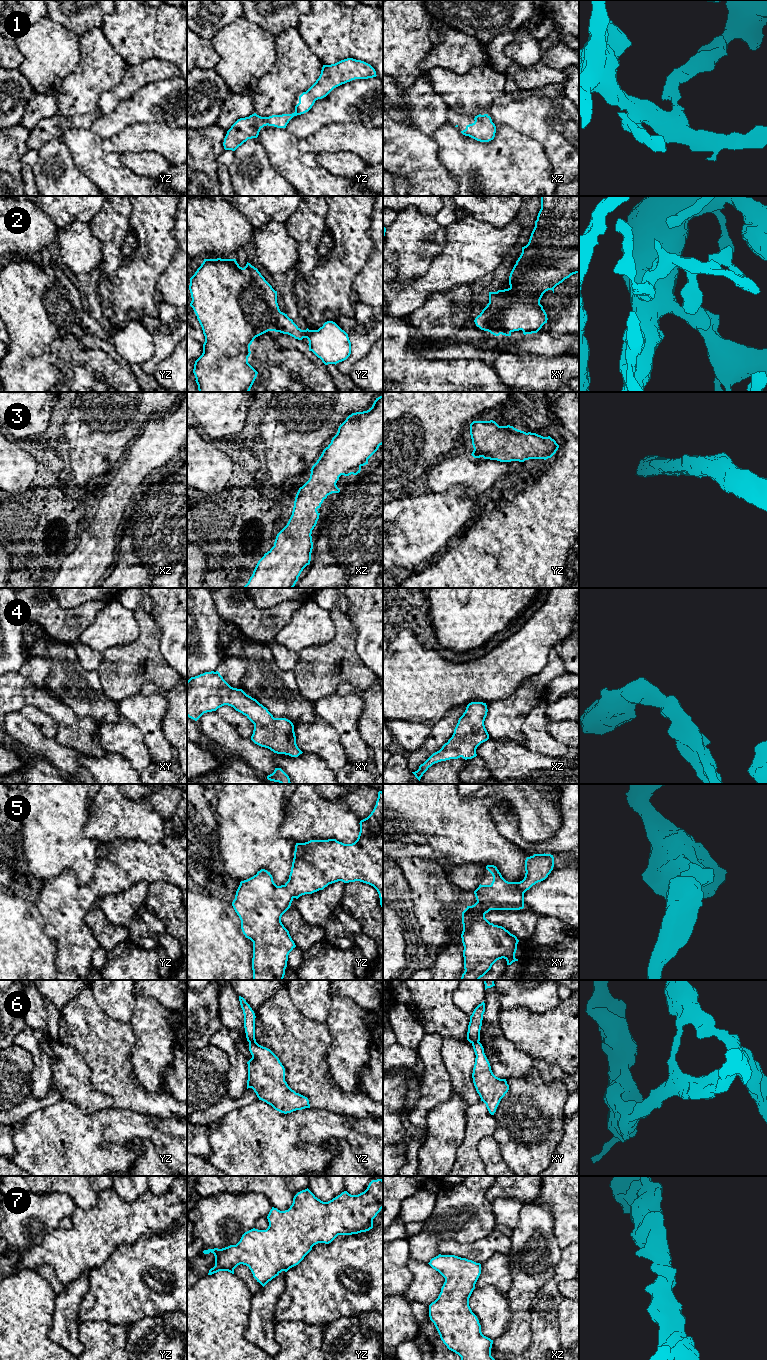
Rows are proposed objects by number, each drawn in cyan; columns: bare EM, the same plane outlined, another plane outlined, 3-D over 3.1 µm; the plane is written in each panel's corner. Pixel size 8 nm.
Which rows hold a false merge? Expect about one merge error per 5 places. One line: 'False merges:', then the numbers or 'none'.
False merges: 6

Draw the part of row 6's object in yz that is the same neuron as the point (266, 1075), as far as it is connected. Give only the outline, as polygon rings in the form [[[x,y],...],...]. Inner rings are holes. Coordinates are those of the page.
[[[256,1041],[249,1042],[249,1051],[252,1058],[248,1064],[247,1089],[252,1088],[259,1100],[271,1105],[275,1110],[287,1114],[296,1110],[310,1108],[307,1097],[296,1093],[285,1081],[285,1068],[279,1058],[268,1048],[259,1045]]]

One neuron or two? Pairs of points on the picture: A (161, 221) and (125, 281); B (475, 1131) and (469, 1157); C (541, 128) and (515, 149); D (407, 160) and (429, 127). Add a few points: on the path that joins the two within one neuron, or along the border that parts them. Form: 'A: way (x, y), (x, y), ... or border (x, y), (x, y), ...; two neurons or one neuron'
A: way (155, 237), (155, 251), (148, 264), (141, 271); one neuron
B: way (472, 1137), (469, 1151); one neuron
C: border (508, 127), (534, 139), (541, 146), (545, 155); two neurons
D: border (414, 126), (430, 136); two neurons

